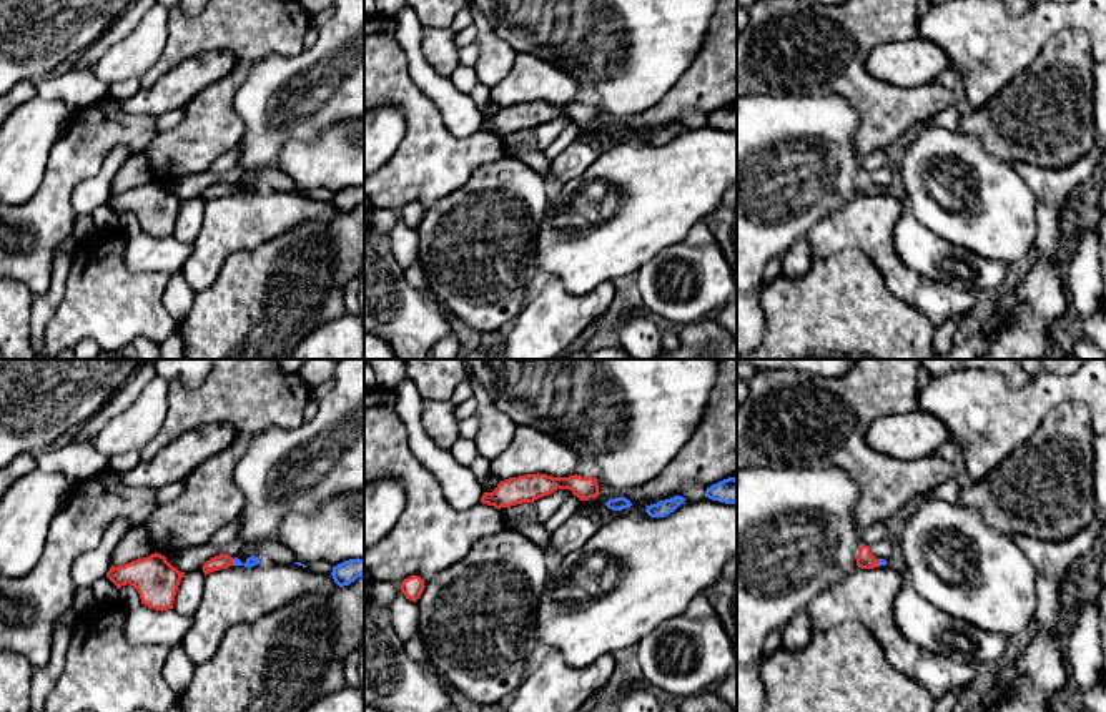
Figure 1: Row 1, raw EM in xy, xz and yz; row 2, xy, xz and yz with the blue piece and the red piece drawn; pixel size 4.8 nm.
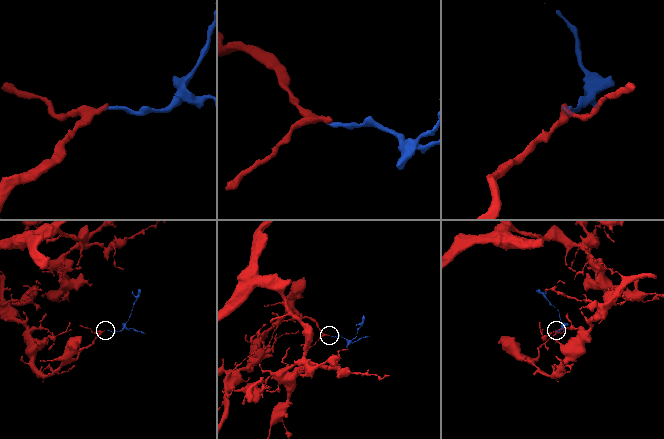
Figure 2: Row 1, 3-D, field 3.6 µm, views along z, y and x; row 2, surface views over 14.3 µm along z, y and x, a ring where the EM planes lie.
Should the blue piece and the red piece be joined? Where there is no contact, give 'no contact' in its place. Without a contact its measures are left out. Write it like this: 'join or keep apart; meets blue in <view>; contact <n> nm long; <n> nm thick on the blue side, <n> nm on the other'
join; meets blue in xy; contact 30 nm long; 50 nm thick on the blue side, 70 nm on the other

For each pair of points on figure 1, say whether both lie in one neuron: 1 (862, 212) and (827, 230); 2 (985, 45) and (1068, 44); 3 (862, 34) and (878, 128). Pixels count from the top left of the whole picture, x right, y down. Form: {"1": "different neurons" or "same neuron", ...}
{"1": "same neuron", "2": "different neurons", "3": "same neuron"}

